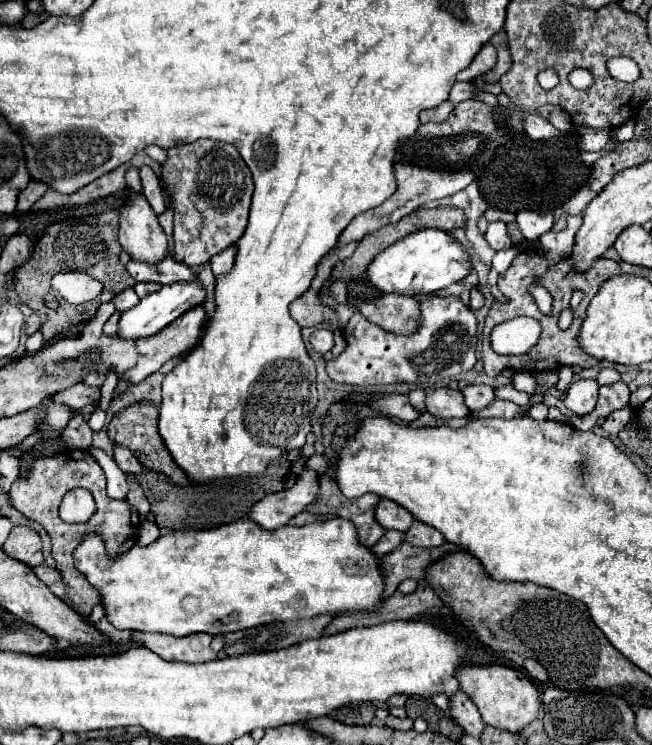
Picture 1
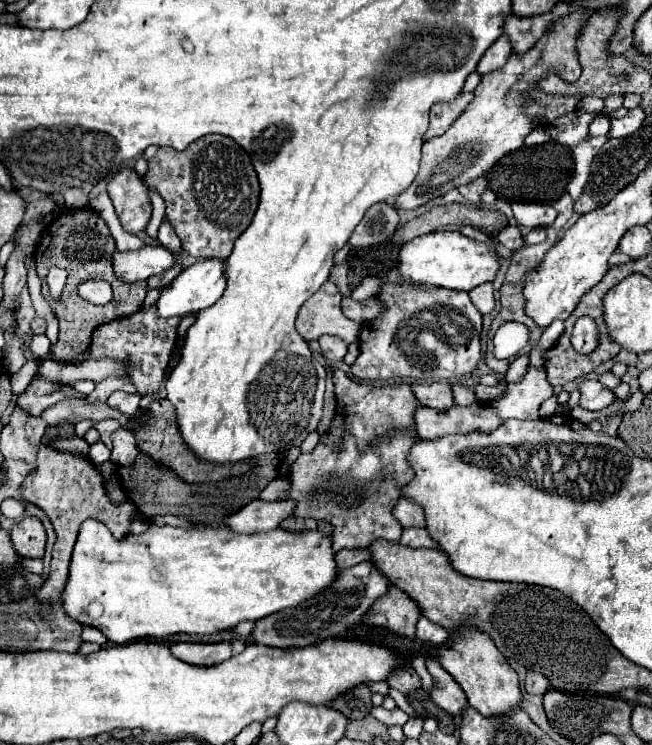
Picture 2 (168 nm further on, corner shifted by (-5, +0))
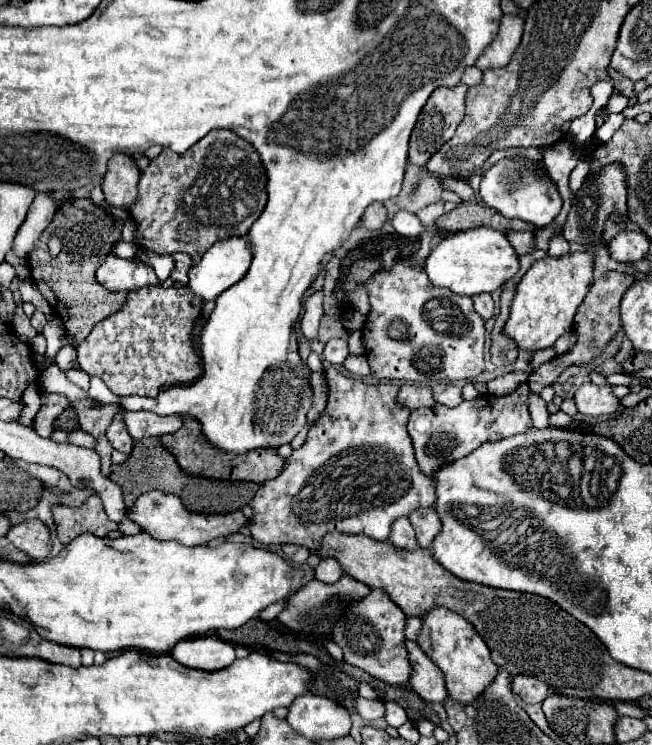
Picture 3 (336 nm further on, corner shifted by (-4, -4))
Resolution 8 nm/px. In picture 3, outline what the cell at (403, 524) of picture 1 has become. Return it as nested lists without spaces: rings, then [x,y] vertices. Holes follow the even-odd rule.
[[[418,507],[416,511],[410,513],[408,519],[416,531],[418,545],[422,549],[428,549],[432,545],[434,533],[440,531],[440,523],[438,523],[438,515],[436,515],[434,507]]]

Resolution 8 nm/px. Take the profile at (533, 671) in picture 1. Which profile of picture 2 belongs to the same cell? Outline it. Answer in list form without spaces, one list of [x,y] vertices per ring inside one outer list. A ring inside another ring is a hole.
[[[535,671],[527,673],[527,677],[525,677],[525,693],[529,693],[529,695],[545,695],[547,689],[549,689],[549,681],[543,675],[539,675]]]

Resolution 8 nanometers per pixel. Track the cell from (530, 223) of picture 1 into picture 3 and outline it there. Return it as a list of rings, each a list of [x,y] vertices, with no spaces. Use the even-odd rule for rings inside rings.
[[[534,163],[534,171],[530,171],[530,175],[534,175],[534,179],[516,179],[514,181],[512,179],[514,175],[510,175],[510,171],[506,171],[506,167],[490,167],[484,173],[484,179],[480,183],[480,197],[484,199],[486,205],[490,205],[492,209],[498,209],[504,217],[522,219],[526,223],[532,223],[534,227],[546,227],[560,213],[562,199],[556,191],[556,185],[544,173],[542,163]]]

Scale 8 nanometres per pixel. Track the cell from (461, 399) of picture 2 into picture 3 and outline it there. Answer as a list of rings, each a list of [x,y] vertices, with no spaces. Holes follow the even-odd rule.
[[[440,383],[440,385],[434,385],[434,399],[446,407],[456,407],[464,401],[462,397],[462,387],[458,385],[452,385],[452,383]]]

